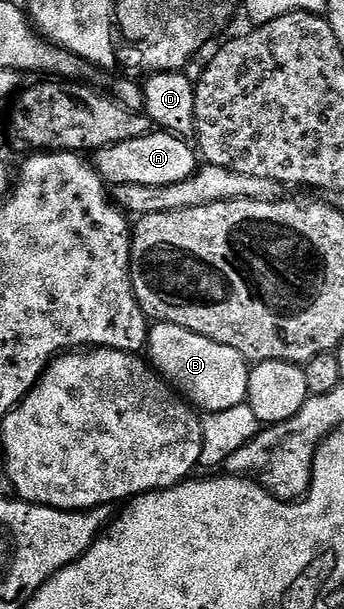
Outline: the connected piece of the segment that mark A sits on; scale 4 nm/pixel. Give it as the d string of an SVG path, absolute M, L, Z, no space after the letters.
M150 132L135 140L123 140L96 151L95 165L101 179L110 187L127 184L166 186L187 180L199 169L199 154L184 137L168 132Z

